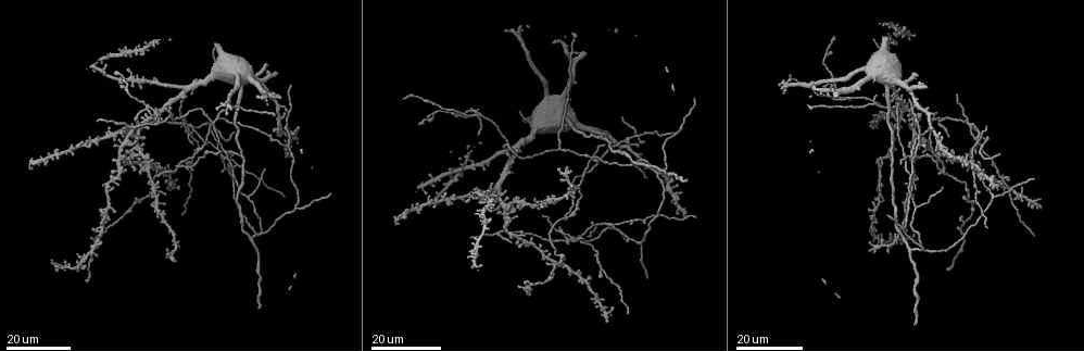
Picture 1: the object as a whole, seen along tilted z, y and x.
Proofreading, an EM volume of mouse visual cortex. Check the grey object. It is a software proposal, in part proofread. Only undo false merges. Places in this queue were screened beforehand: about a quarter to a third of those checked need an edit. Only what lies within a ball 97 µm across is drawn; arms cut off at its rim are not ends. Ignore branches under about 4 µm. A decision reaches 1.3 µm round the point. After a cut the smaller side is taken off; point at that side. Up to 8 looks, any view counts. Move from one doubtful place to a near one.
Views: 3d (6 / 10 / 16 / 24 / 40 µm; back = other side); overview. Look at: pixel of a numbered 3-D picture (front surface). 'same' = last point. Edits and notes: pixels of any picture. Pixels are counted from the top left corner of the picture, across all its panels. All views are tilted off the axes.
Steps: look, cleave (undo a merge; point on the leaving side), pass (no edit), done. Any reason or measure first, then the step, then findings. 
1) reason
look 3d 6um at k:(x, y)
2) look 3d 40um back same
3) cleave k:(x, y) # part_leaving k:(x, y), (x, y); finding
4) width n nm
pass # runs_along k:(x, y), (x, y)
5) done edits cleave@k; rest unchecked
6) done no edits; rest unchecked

arms part here
look 3d 16um at 1:(215, 146)

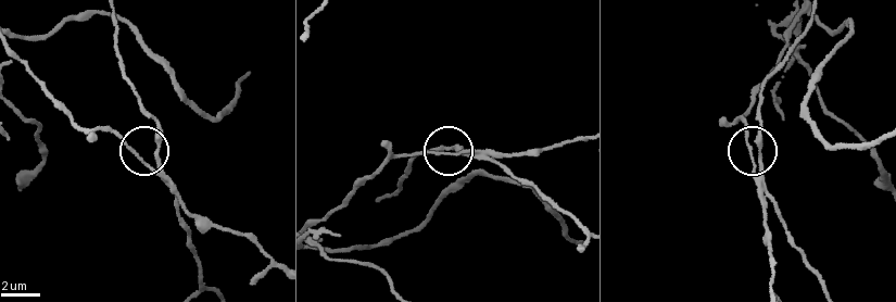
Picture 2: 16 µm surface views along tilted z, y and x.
zoom in
look 3d 10um at 2:(756, 169)

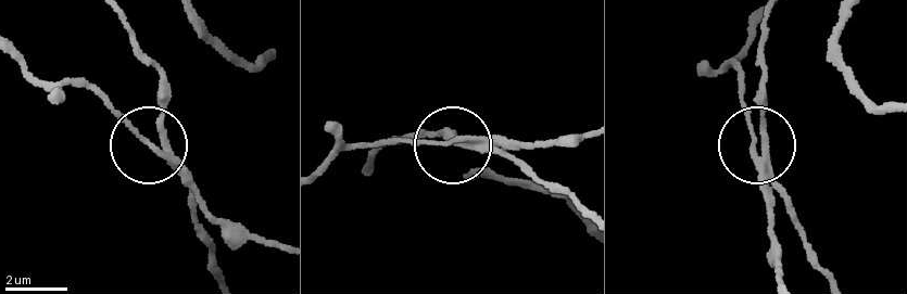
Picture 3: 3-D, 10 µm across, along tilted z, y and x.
cleave 3:(521, 148) # part_leaving 3:(483, 140), (353, 148), (322, 171); two neurons meet here

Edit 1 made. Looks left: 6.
see it whole again
look overview

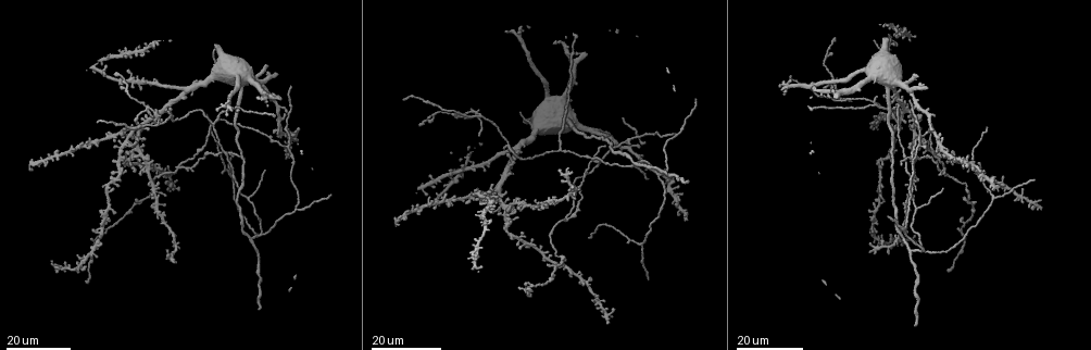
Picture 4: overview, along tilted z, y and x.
three arms meet
look 3d 16um at 4:(141, 202)

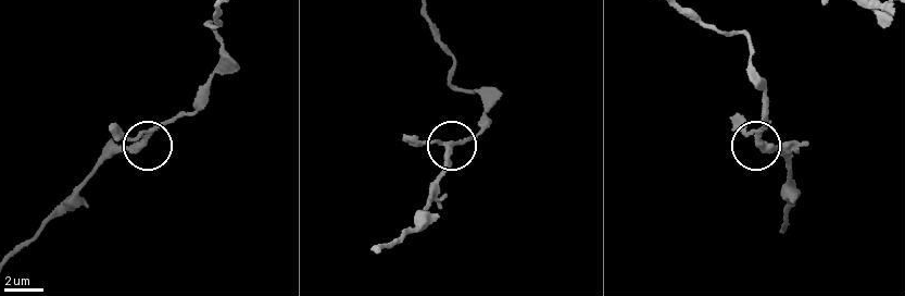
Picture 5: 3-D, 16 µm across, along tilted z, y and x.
zoom in
look 3d 10um at 5:(451, 142)

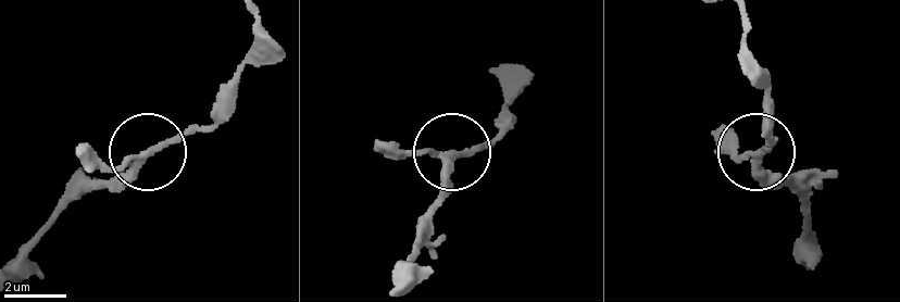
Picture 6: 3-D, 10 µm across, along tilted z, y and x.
pass # runs_along 6:(745, 20), (740, 52), (766, 95), (759, 153), (797, 198); all the same neuron

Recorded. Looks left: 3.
look 3d 24um at 4:(658, 174)

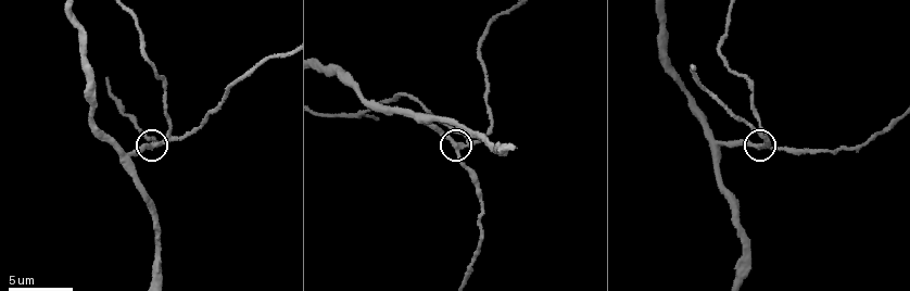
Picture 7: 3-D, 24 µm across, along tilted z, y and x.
look 3d 10um at 7:(152, 144)

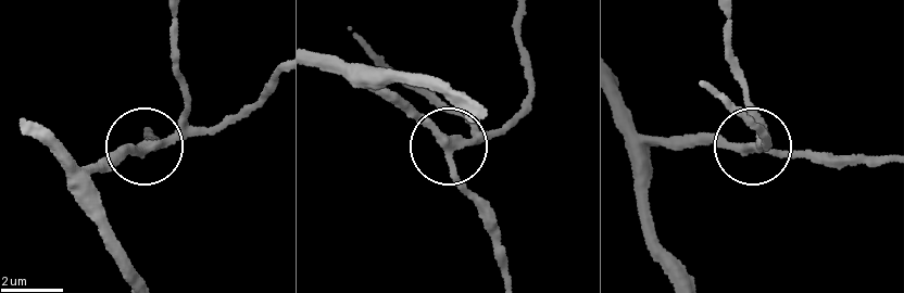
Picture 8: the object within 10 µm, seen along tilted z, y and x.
width 230 nm
pass # continuous, no second neuron

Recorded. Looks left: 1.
done edits cleave@3; rest unchecked

